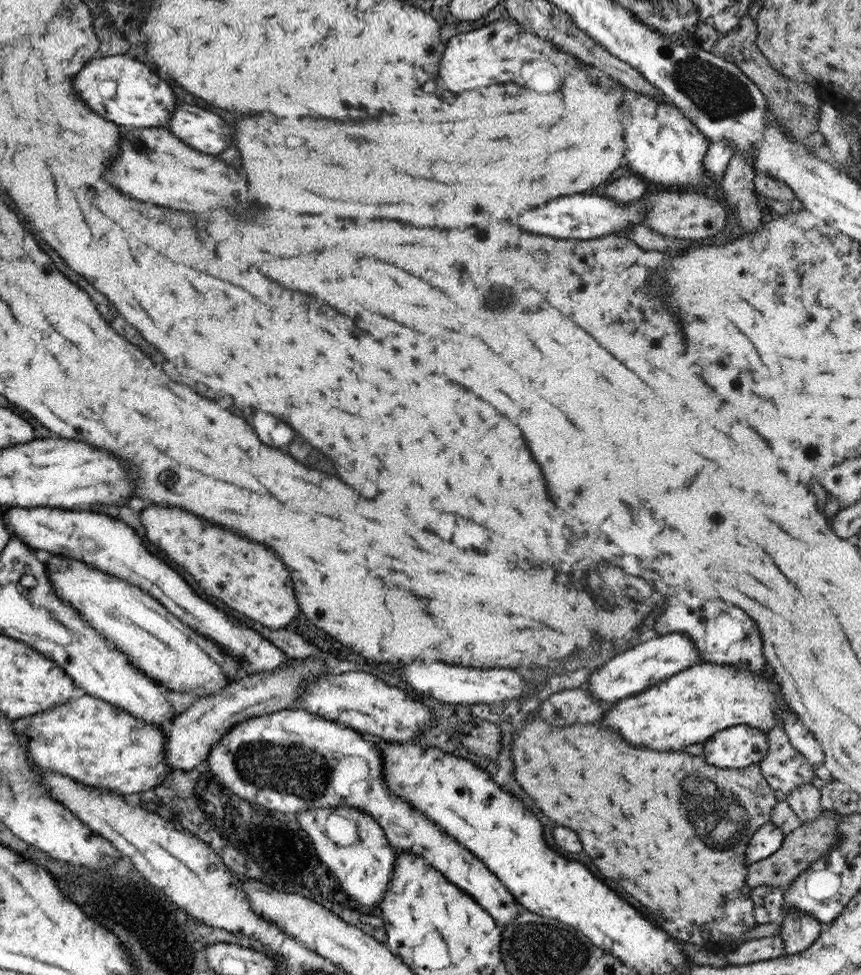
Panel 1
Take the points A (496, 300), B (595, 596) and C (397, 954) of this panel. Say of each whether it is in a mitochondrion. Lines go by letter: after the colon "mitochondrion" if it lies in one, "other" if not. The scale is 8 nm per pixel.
A: mitochondrion
B: other
C: other

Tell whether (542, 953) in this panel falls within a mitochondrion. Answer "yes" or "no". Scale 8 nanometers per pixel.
yes

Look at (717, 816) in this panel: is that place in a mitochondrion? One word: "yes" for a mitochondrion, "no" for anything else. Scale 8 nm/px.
yes

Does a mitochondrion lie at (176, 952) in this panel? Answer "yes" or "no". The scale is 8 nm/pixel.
yes

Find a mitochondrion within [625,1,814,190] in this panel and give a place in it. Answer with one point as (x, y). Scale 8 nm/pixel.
(717, 93)

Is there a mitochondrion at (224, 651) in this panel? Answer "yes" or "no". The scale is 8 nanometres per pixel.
no

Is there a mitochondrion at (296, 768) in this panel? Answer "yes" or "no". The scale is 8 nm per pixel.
yes

